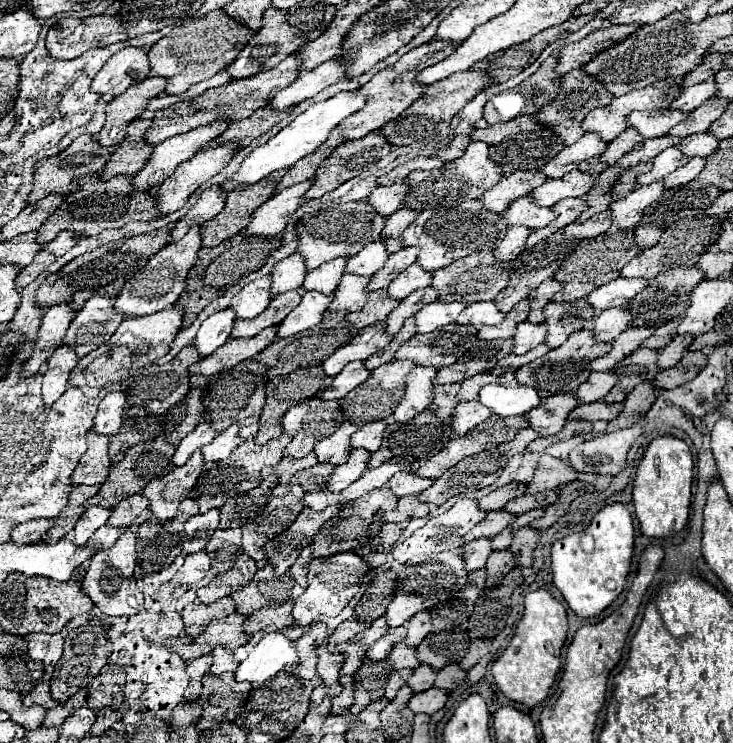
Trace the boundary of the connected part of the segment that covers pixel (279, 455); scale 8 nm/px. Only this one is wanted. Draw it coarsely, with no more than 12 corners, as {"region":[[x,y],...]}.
{"region":[[287,435],[245,439],[205,465],[193,487],[201,513],[259,487],[285,457]]}

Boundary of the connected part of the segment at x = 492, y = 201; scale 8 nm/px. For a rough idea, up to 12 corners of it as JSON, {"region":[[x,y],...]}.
{"region":[[515,171],[485,191],[485,209],[503,213],[509,203],[543,185],[541,171]]}

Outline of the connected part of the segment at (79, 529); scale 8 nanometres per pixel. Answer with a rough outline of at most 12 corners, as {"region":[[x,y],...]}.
{"region":[[89,507],[77,521],[73,541],[83,545],[101,525],[111,509]]}

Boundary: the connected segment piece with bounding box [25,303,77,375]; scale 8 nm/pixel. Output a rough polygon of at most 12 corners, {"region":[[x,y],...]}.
{"region":[[65,303],[51,307],[39,329],[25,373],[41,365],[61,347],[77,315]]}

